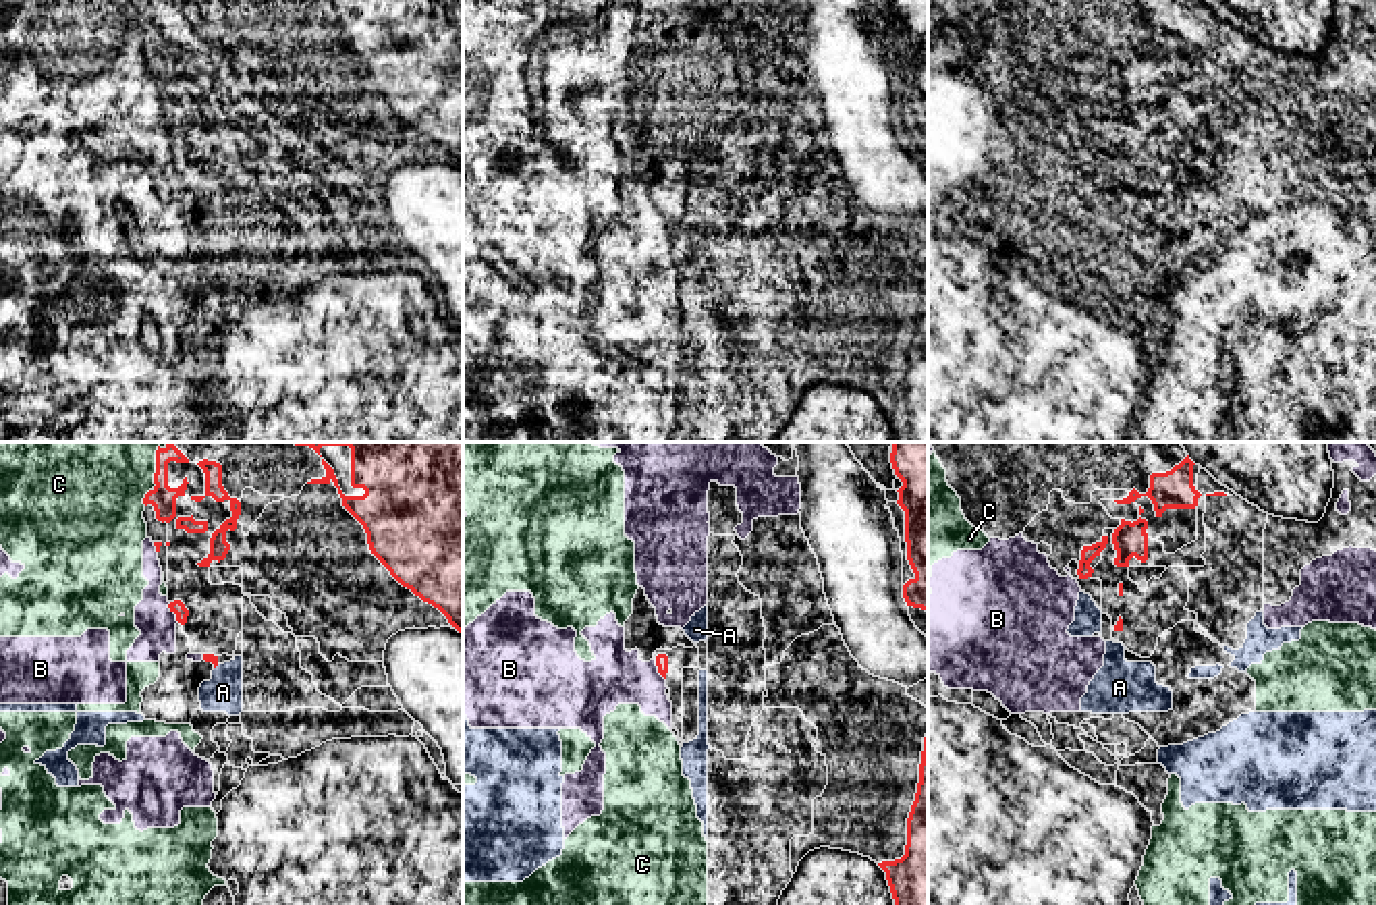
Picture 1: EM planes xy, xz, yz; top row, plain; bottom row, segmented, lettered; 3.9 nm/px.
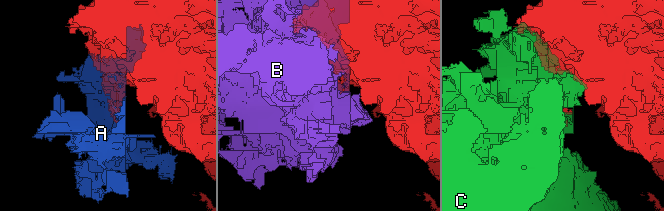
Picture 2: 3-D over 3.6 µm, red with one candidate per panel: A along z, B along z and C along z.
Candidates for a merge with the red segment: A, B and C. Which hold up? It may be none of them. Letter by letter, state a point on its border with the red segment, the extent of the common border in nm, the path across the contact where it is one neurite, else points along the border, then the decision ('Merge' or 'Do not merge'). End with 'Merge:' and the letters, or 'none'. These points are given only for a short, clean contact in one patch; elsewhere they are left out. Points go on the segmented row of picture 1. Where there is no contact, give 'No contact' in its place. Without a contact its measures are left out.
A: No contact. Do not merge
B: Touches red at xy (173, 611). Shared border 90 nm. Do not merge
C: Touches red at xy (156, 472). Shared border 260 nm. Do not merge
Merge: none

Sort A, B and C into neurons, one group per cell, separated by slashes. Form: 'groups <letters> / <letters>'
groups A B C

